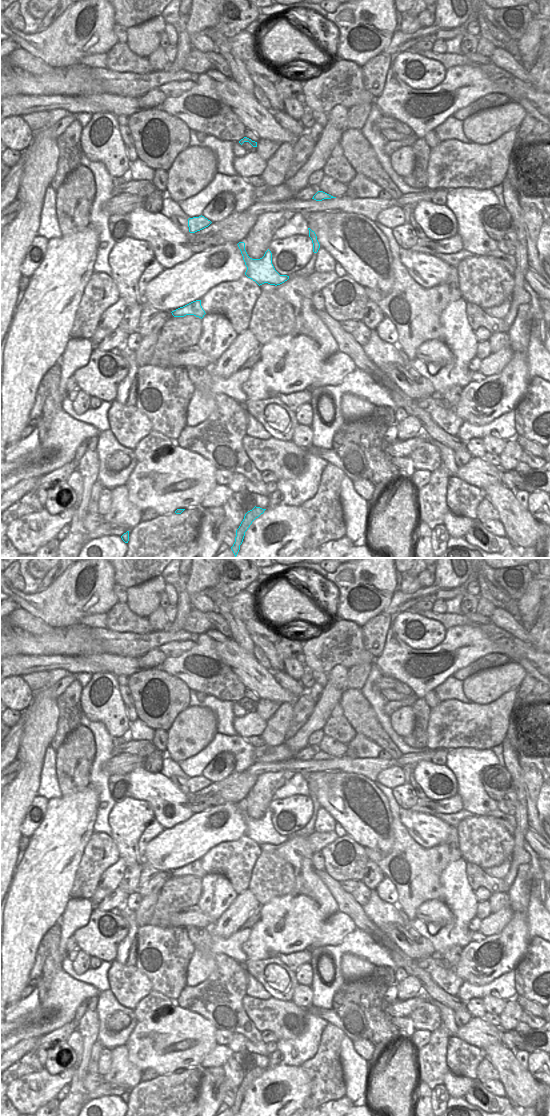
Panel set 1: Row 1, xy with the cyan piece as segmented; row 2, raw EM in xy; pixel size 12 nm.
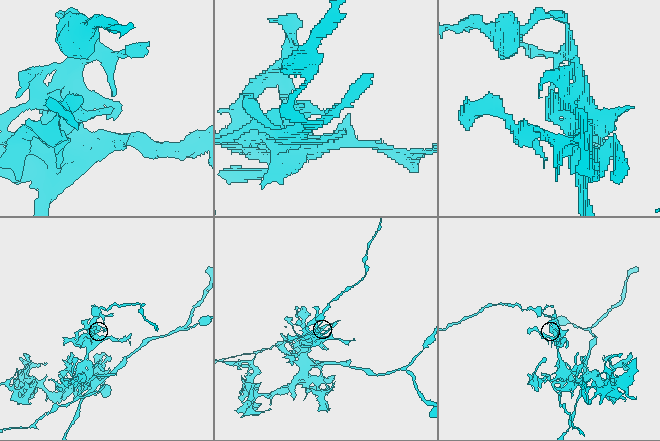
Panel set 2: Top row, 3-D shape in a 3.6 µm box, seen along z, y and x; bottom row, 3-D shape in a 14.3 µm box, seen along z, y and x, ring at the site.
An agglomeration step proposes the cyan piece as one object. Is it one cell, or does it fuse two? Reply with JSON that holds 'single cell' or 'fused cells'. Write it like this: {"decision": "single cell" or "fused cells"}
{"decision": "fused cells"}

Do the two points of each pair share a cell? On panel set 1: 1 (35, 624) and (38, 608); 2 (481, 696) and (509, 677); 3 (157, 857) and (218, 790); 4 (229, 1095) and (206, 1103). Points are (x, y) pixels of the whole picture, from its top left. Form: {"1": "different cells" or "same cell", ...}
{"1": "different cells", "2": "same cell", "3": "different cells", "4": "different cells"}

